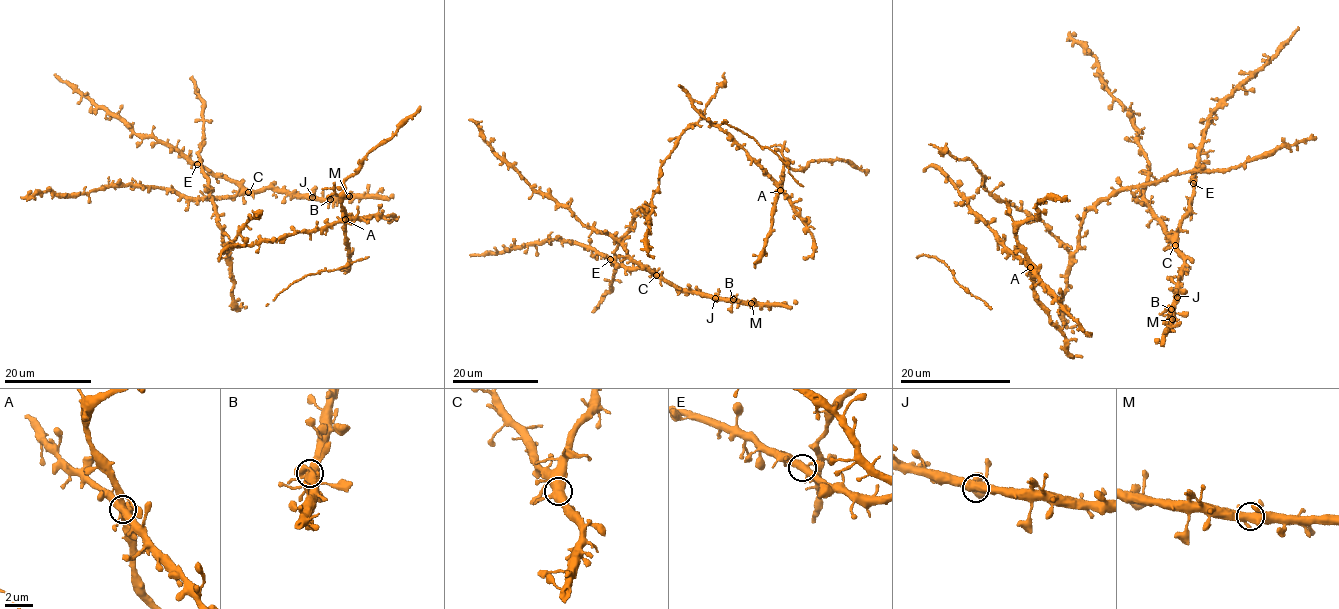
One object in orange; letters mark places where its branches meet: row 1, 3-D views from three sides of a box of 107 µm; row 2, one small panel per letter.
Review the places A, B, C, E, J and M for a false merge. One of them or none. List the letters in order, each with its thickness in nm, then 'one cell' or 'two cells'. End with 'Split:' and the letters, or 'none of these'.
A: 600 nm | two cells
B: 550 nm | one cell
C: 500 nm | one cell
E: 400 nm | one cell
J: 480 nm | one cell
M: 500 nm | one cell
Split: A

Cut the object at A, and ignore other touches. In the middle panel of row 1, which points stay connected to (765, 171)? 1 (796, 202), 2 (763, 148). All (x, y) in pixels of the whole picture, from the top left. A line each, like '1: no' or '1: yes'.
1: yes
2: yes

